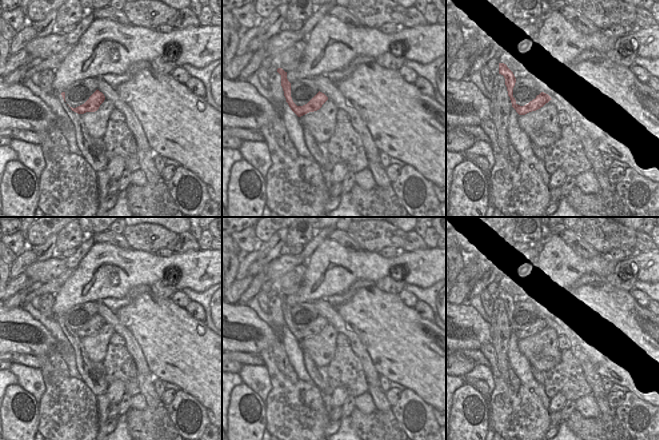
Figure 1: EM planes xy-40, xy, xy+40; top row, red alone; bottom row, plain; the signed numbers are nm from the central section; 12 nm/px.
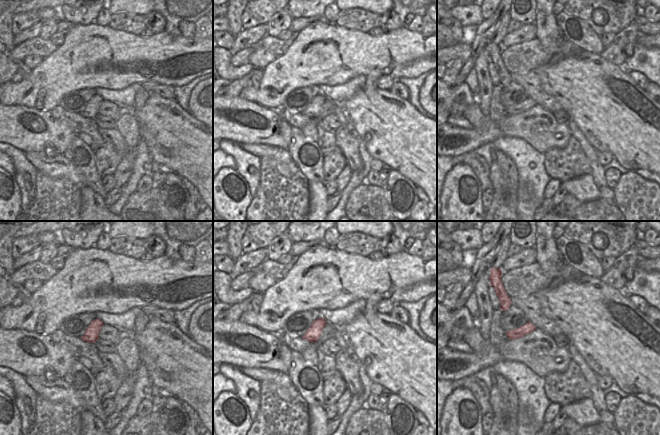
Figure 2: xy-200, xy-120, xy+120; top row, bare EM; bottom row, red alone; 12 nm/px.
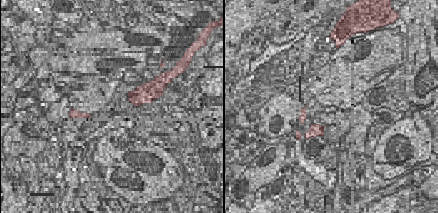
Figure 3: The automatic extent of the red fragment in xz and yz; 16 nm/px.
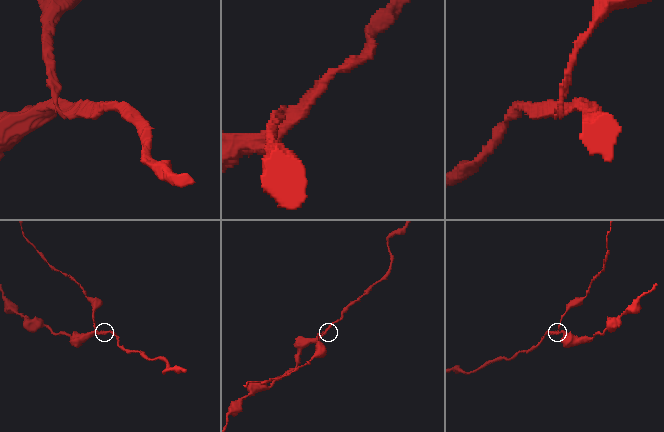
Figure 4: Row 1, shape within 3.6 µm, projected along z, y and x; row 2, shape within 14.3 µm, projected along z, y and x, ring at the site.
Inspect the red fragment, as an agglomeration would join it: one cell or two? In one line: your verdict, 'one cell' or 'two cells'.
two cells

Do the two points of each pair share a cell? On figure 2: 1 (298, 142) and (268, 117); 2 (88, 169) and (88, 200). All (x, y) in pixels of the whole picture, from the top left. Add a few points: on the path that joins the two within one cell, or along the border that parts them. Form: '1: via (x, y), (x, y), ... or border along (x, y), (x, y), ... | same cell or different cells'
1: border along (291, 127), (291, 142), (287, 148) | different cells
2: border along (86, 184), (103, 199) | different cells

